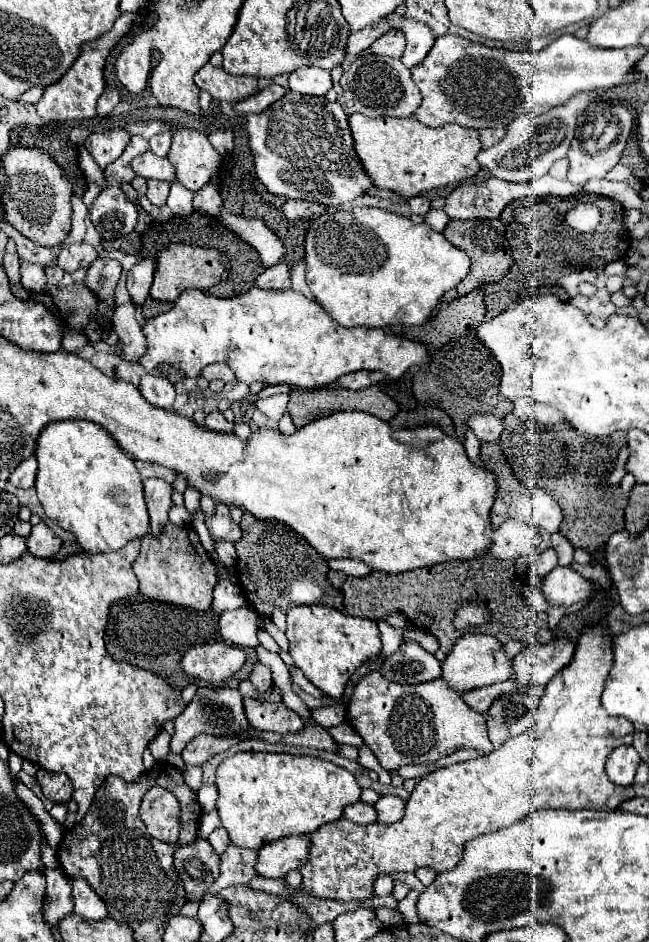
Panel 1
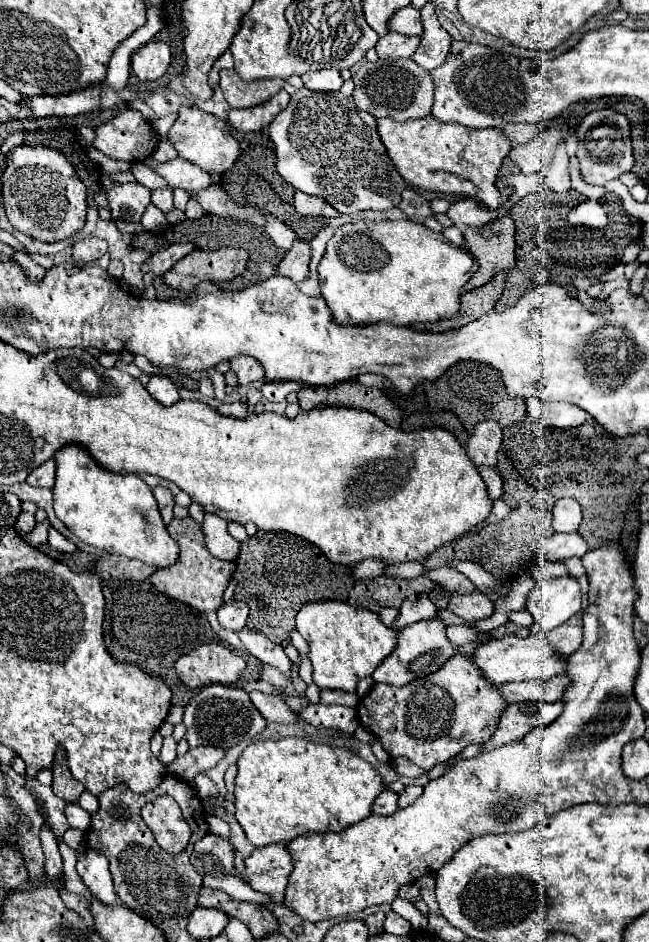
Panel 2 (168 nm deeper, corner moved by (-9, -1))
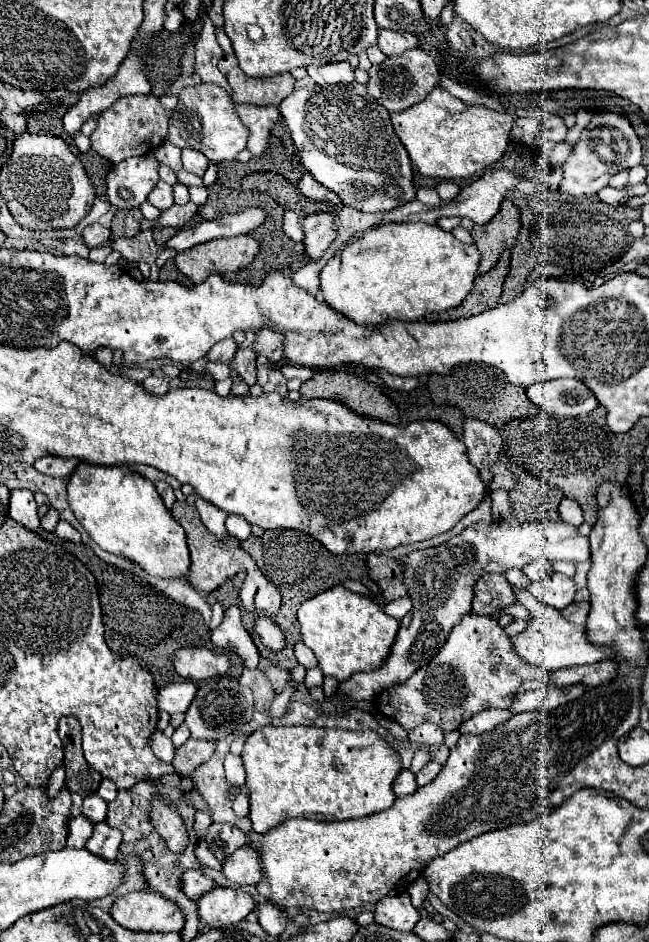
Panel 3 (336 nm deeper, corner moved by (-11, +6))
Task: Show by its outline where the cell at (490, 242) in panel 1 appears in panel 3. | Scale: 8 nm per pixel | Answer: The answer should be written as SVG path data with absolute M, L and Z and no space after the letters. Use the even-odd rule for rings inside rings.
M503 200L499 214L495 218L491 218L487 224L473 226L471 236L475 240L477 250L481 252L479 274L489 272L497 264L503 250L515 246L519 226L521 226L519 210L511 200Z

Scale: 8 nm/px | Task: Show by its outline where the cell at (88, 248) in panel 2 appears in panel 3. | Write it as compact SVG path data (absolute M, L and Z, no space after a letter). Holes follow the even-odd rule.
M91 224L83 230L81 236L83 236L83 242L87 248L97 248L97 246L103 246L105 242L109 242L111 232L109 232L109 228L105 228L101 224Z

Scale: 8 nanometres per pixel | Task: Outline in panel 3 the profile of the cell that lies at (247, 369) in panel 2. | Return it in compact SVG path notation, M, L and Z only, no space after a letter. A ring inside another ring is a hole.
M263 328L253 342L253 350L255 354L265 356L271 364L275 364L283 358L283 336L279 332Z

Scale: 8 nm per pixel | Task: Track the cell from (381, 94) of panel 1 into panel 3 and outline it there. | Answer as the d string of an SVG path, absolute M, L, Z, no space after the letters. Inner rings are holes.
M413 48L399 56L385 58L383 64L373 64L369 70L367 92L389 112L401 112L409 106L421 102L437 86L437 82L439 82L439 66L437 66L435 58L431 58L421 48Z

